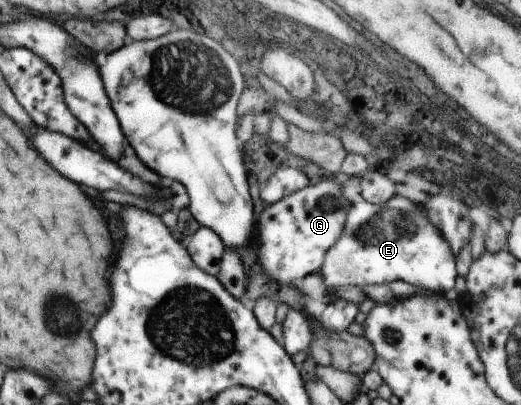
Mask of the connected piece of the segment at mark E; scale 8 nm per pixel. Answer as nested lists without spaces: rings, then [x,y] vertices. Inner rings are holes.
[[[395,194],[383,204],[363,201],[351,205],[343,238],[327,253],[319,273],[333,301],[338,300],[336,289],[395,280],[445,295],[457,280],[453,254],[454,248],[430,219],[427,206]]]

